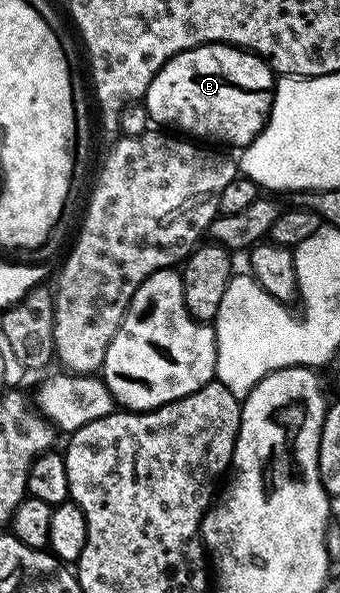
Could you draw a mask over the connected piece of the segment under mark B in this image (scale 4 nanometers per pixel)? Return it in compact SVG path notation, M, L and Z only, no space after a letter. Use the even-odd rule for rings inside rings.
M197 45L175 55L157 72L143 104L158 126L178 125L190 138L244 147L257 140L269 120L274 88L273 70L249 50L235 45Z

